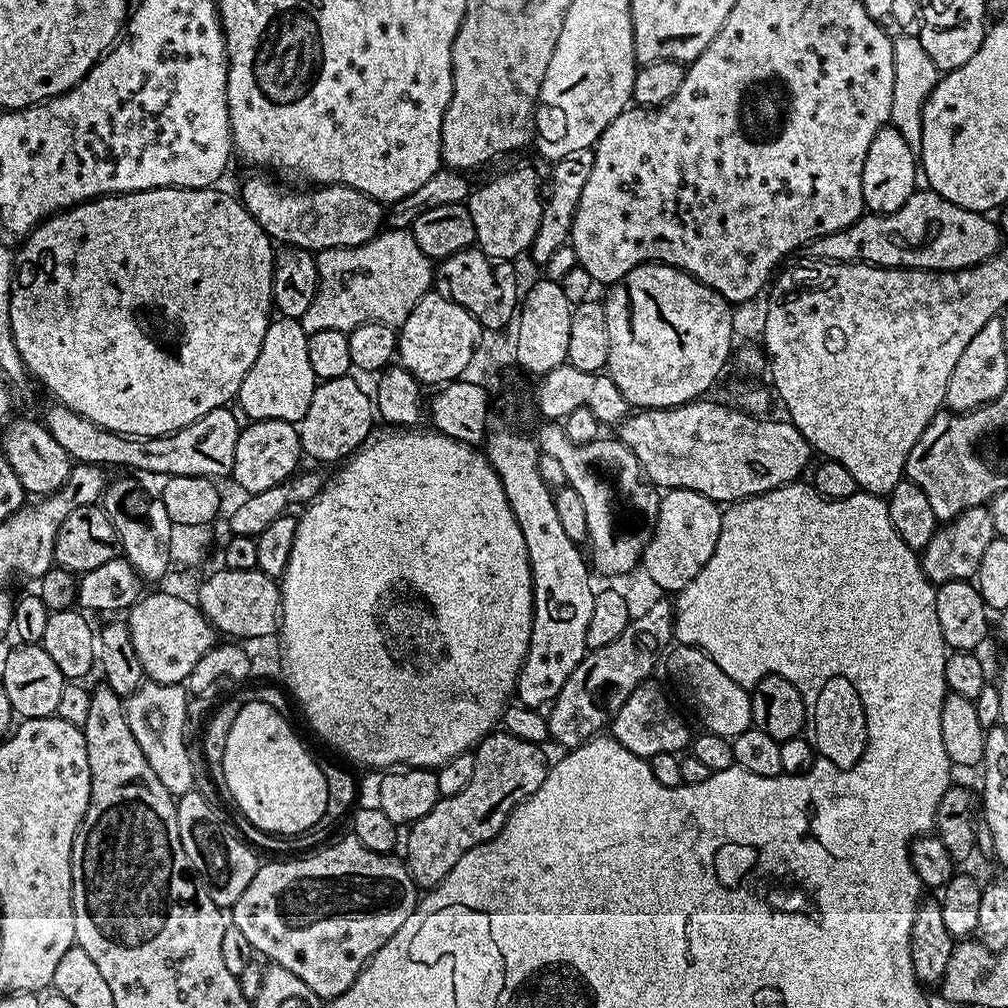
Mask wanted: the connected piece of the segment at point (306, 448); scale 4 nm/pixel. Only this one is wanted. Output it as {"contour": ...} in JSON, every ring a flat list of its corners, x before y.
{"contour":[[349,374,342,378,330,378,317,383,314,398,310,398,310,406,306,410,306,418,302,418,298,425,300,433,300,451,312,460,321,460,324,464,332,464,335,460,347,461,352,453,358,451,366,442,368,436,373,435,372,416,374,420,374,400,371,395,364,393,364,388,355,380,355,375]]}

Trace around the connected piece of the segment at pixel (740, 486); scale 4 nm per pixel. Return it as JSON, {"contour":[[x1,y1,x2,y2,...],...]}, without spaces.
{"contour":[[708,399,692,400,688,404,679,404,676,408,646,408,636,410,620,421,618,425,618,431,620,431,618,432,618,439,632,451,634,458,638,458,641,473,647,476,656,485,657,489,685,488,686,490,694,490,698,494,702,494,706,498,717,502,735,502,745,500,751,496,757,496,763,492,769,492,775,488,781,488,783,484,799,481,803,477,800,475,803,474,804,467,806,467,805,472,809,467,808,459,814,456,814,449,808,445,806,438,802,438,800,431,791,422,784,418,781,418,781,420,768,420,769,418,752,416,749,412,741,412,735,406,729,406,727,403,725,403,726,405,715,404,714,401]]}

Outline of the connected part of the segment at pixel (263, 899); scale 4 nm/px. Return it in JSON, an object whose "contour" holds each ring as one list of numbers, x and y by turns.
{"contour":[[351,834,345,836,345,840,340,840,337,844,329,843,299,858,276,858,273,859,276,860,273,864,261,863,257,867,250,886,242,890,242,898,238,898,238,902,230,909,230,923,238,926,238,930,242,930,243,936,250,941,253,953,260,955,261,952,265,956,263,957,265,961,290,970,290,974,298,974,298,978,302,978,302,982,306,982,306,986,310,986,310,990,314,990,314,994,318,994,325,1002,332,1000,335,996,340,996,346,990,350,990,350,986,354,986,354,978,358,978,358,974,364,969,368,959,378,950,382,950,382,946,386,946,386,942,390,942,394,934,398,934,398,926,402,926,402,922,410,918,410,914,416,909,418,903,418,889,412,881,411,874,408,873,407,863,402,862,399,855,396,857,396,854,366,850,366,846,362,846,362,842,358,842,355,836]]}

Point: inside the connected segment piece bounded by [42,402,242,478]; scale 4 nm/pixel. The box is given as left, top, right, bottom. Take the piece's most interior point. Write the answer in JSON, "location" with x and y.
{"location":[205,448]}

